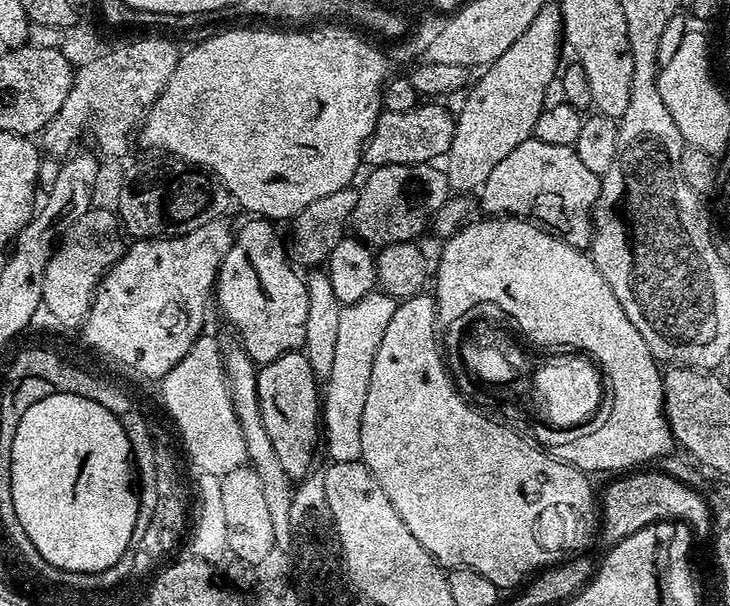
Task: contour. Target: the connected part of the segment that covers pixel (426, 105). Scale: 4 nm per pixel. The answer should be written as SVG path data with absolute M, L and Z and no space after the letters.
M420 102L406 114L381 111L372 136L364 146L362 160L372 168L387 164L427 164L447 157L450 142L454 142L455 115L447 112L440 102Z

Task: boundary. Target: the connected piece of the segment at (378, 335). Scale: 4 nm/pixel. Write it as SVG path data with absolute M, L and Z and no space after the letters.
M373 290L366 298L358 298L358 302L345 304L339 315L338 335L334 345L334 362L331 363L330 376L322 386L322 448L328 451L331 463L354 462L360 460L362 454L362 409L366 407L366 393L370 390L370 374L374 367L374 358L378 354L378 345L386 334L390 318L394 318L394 310L398 300L383 290Z

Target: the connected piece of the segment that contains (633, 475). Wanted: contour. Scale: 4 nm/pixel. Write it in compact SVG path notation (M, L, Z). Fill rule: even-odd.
M638 470L617 477L600 496L600 535L605 545L617 544L638 530L655 525L658 520L681 520L688 523L695 535L713 531L713 511L703 496L686 483L662 472Z

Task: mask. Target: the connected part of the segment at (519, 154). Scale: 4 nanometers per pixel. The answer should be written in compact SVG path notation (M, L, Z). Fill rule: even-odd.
M529 138L526 142L514 146L514 150L510 150L510 154L506 154L506 158L502 158L502 162L498 162L498 166L494 166L490 178L486 178L483 188L478 192L478 204L480 208L484 207L488 211L485 213L496 218L505 216L531 218L533 221L555 230L566 243L581 250L589 247L594 227L594 213L599 202L600 177L595 176L578 159L575 147L553 146L550 142L542 142L535 138Z

